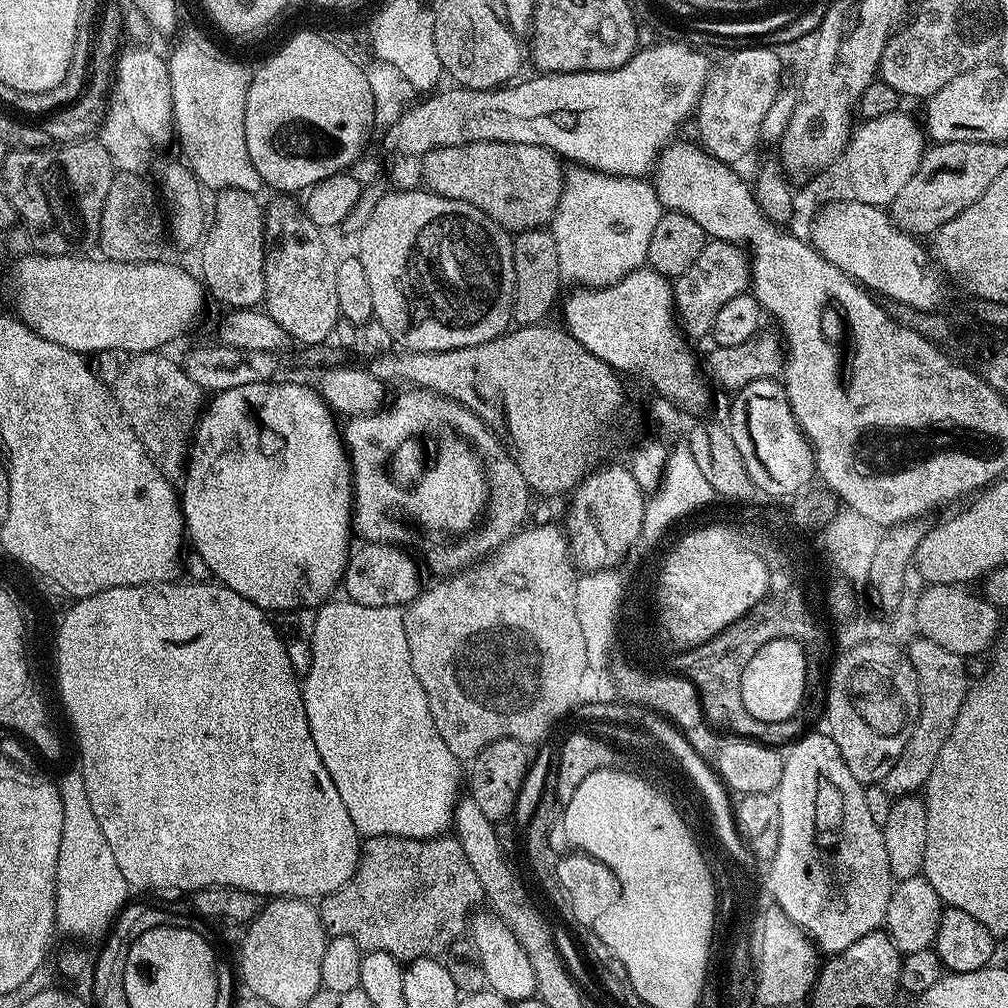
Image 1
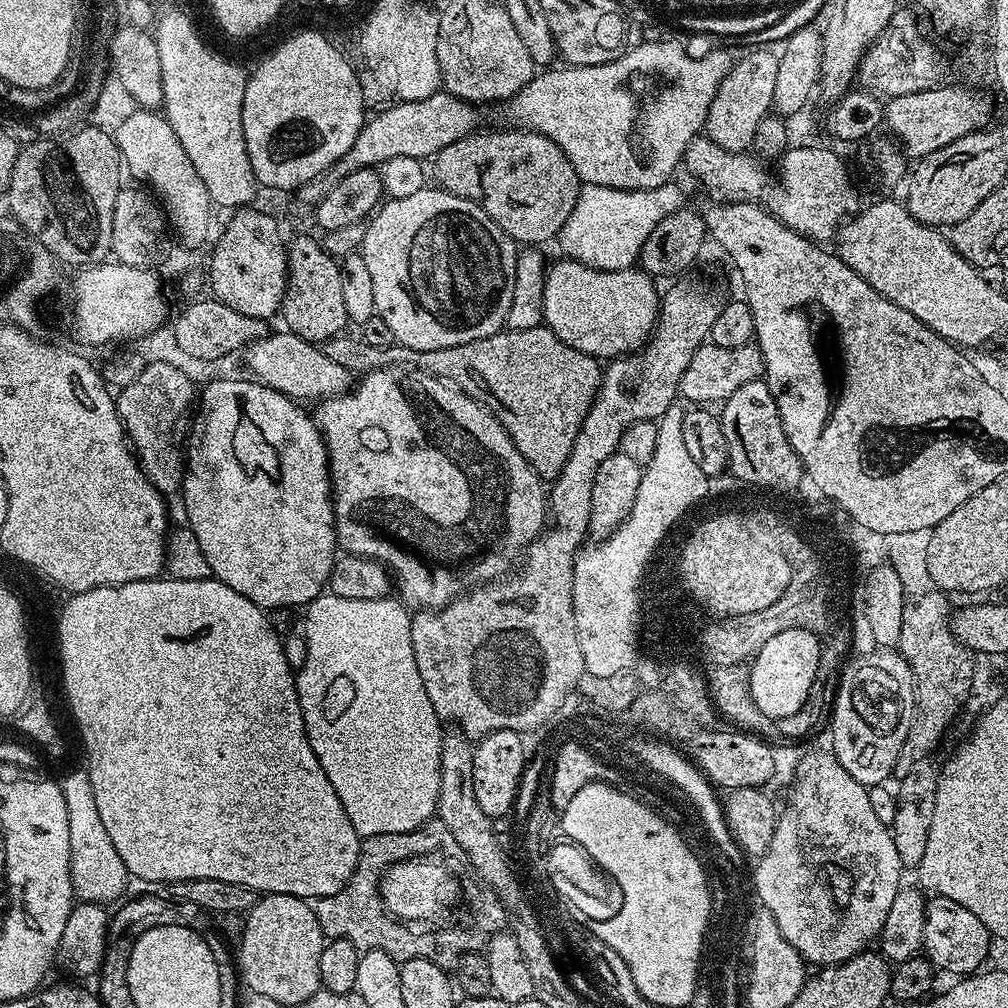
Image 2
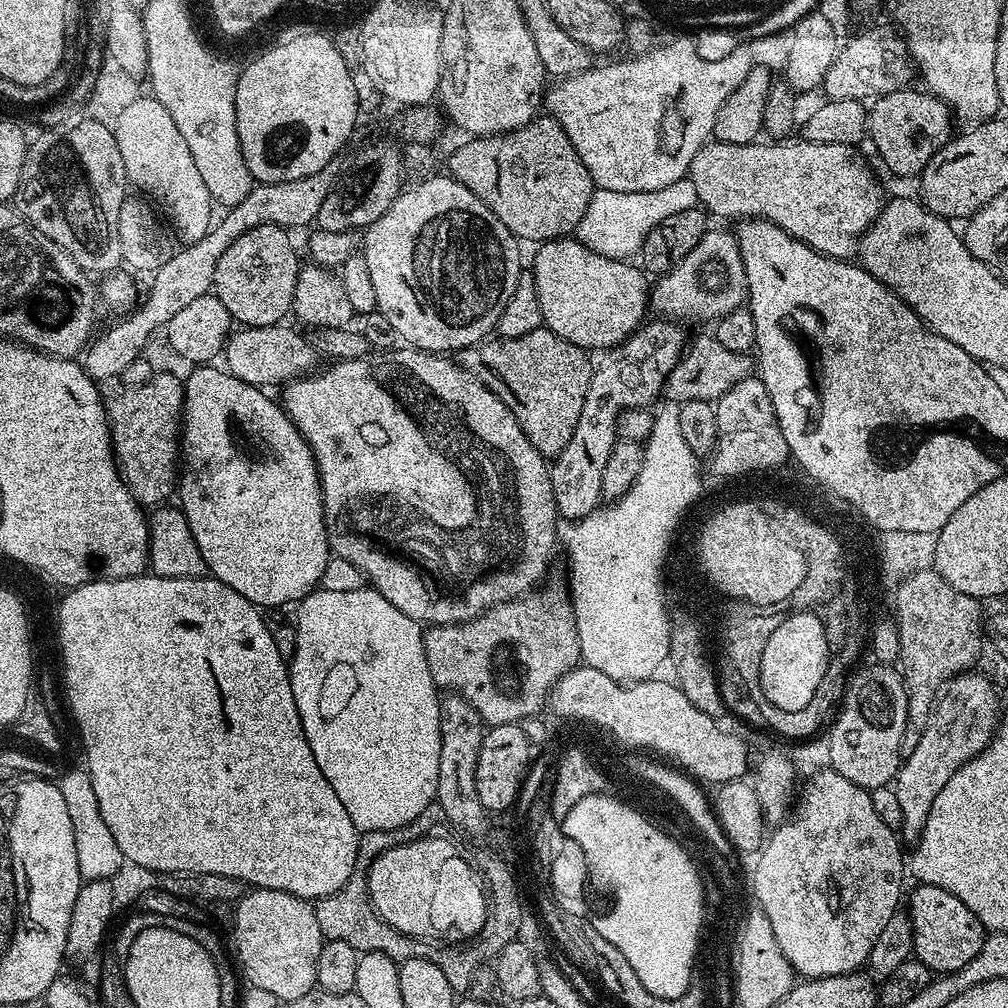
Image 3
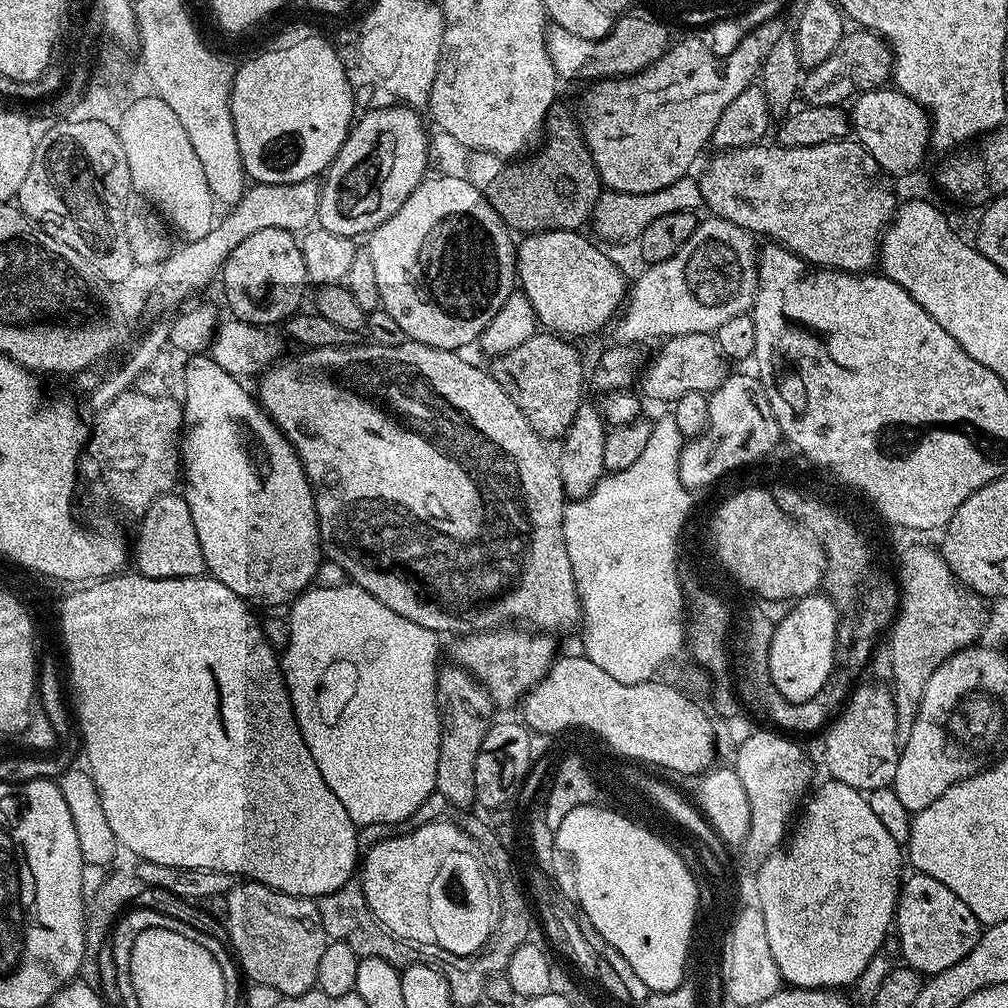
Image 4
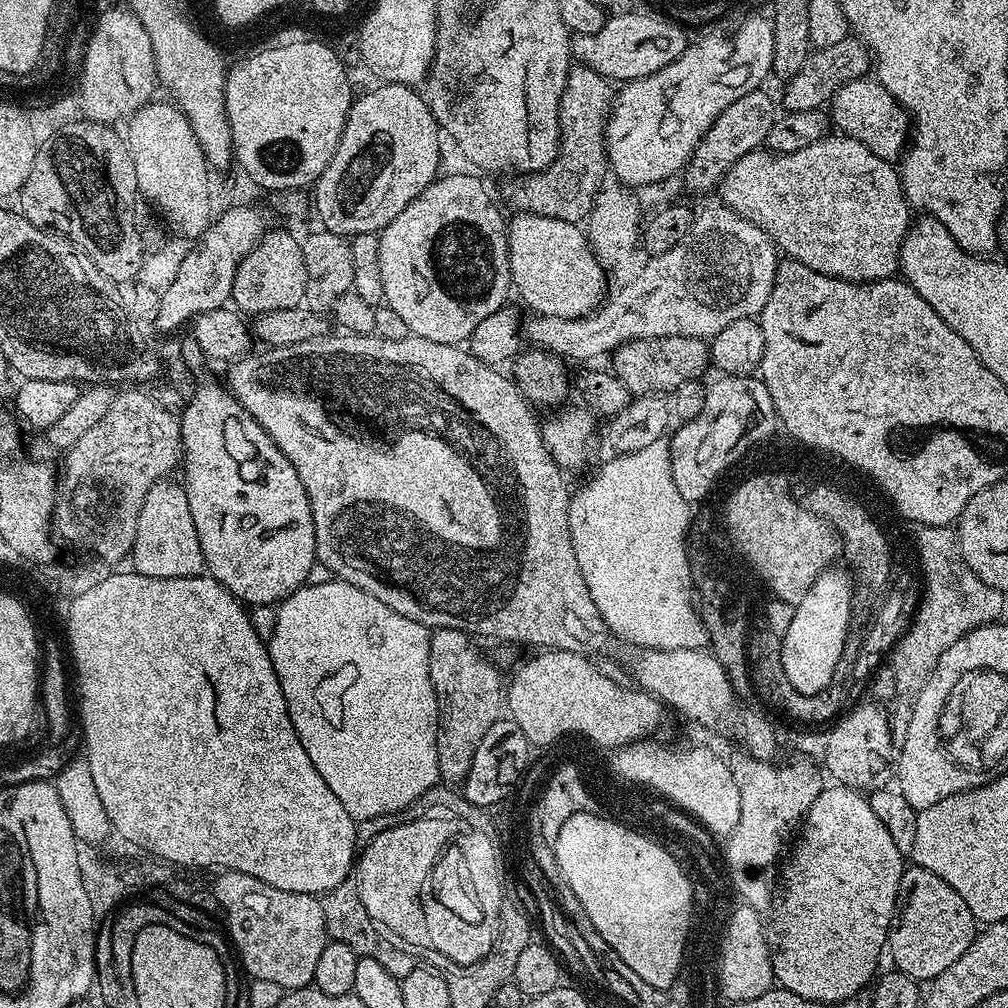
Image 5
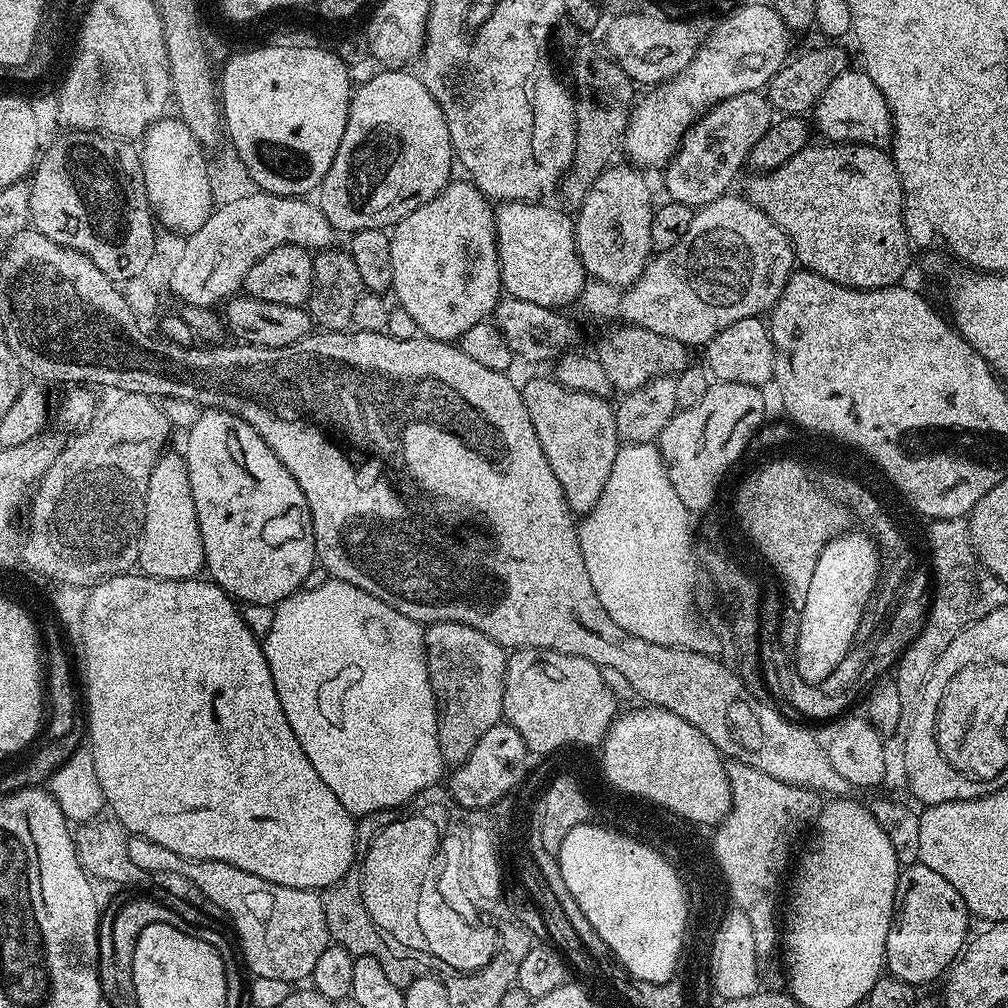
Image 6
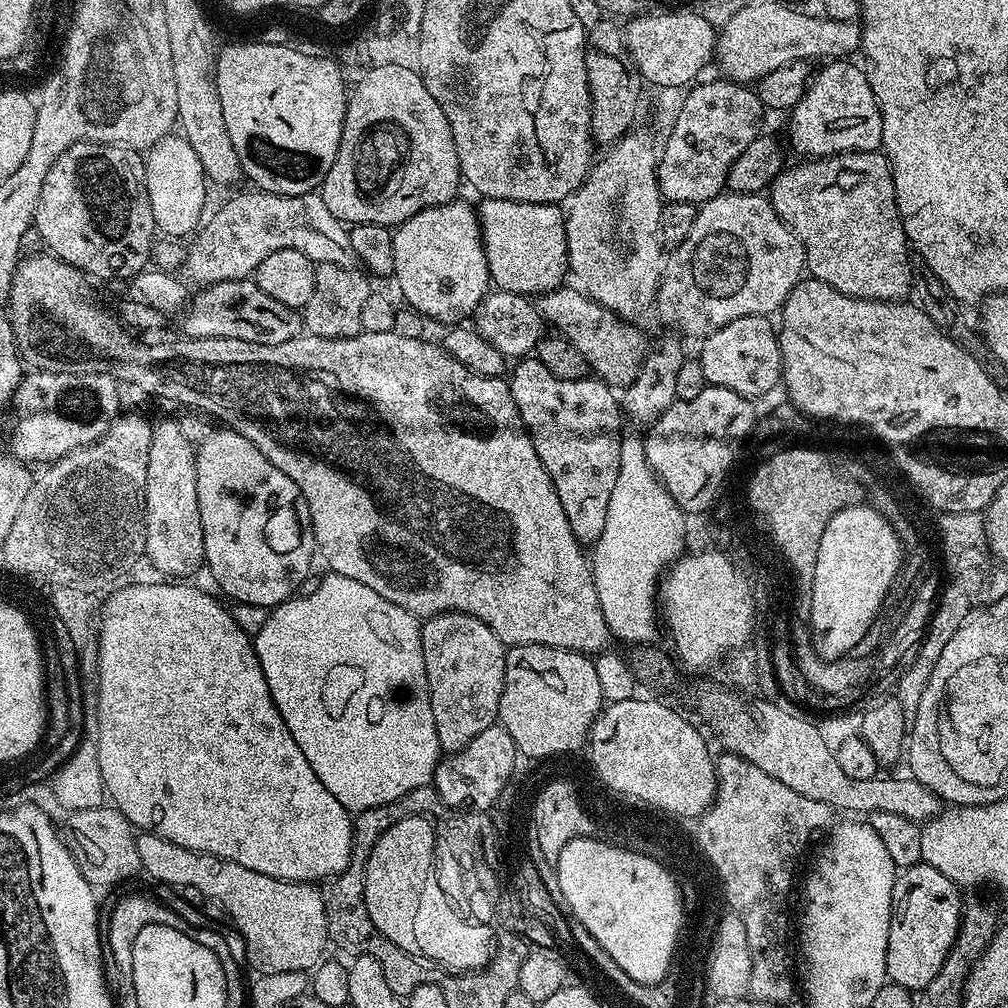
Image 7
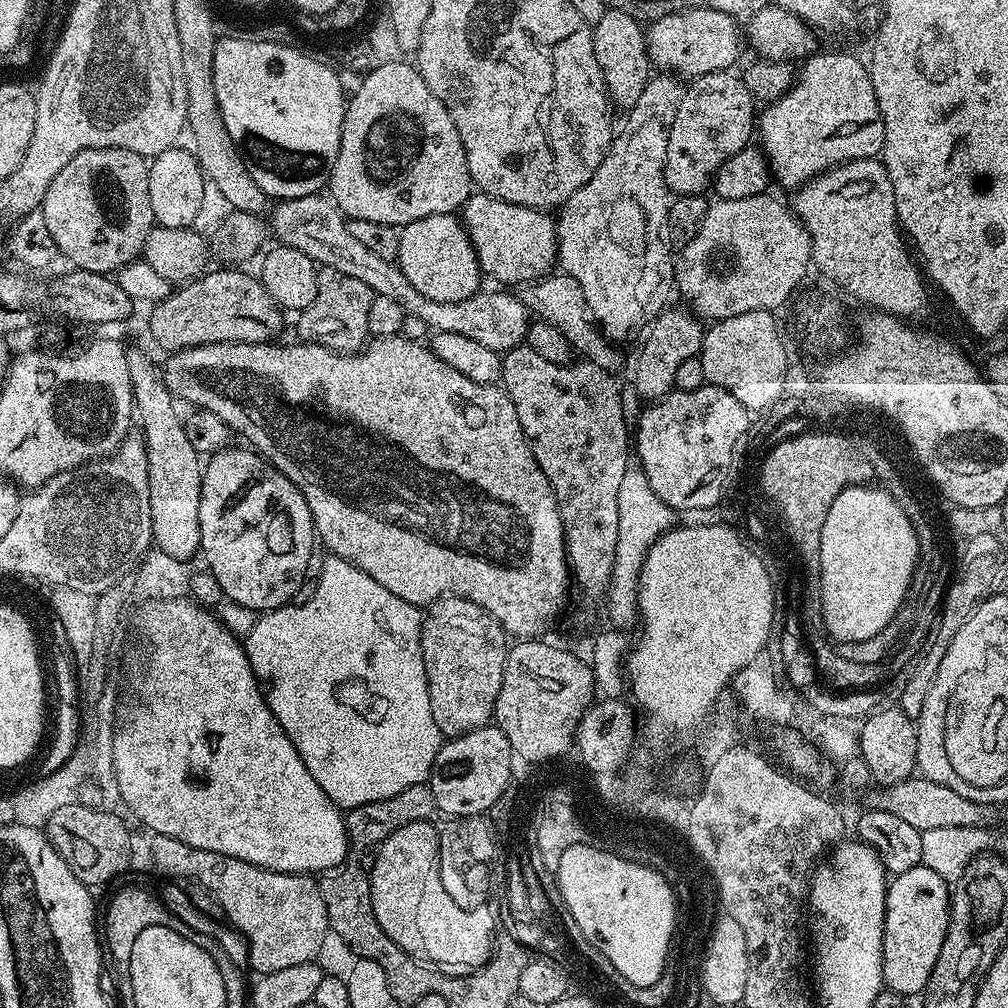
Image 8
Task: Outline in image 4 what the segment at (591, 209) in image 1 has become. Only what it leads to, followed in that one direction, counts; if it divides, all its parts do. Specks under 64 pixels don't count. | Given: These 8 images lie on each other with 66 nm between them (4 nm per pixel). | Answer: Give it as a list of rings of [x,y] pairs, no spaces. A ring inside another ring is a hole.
[[[691,175],[684,176],[678,182],[666,186],[662,190],[653,192],[614,192],[604,190],[596,202],[596,208],[592,212],[591,227],[596,227],[596,232],[604,240],[632,240],[635,241],[657,218],[662,214],[674,214],[675,212],[696,212],[703,205],[702,190],[699,179]]]

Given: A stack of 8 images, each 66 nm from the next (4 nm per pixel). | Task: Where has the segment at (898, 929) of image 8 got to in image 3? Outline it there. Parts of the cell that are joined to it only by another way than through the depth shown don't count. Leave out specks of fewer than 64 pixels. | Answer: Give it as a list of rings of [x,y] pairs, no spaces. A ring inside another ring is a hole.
[[[917,883],[912,897],[907,897],[906,913],[912,924],[913,944],[912,951],[915,959],[921,960],[933,974],[943,974],[962,970],[978,950],[982,950],[982,942],[986,930],[982,922],[950,890],[942,890],[942,886],[930,886]],[[908,904],[908,907],[907,907]]]

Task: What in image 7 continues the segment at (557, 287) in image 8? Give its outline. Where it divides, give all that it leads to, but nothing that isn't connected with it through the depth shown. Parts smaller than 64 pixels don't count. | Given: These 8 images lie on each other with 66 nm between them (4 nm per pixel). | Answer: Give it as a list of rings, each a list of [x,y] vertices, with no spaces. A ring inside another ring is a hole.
[[[561,286],[552,292],[542,292],[535,297],[534,303],[537,310],[540,312],[540,317],[544,319],[545,325],[552,324],[557,333],[563,336],[565,340],[571,342],[574,350],[578,350],[578,354],[582,354],[584,361],[588,363],[589,369],[605,384],[611,384],[613,389],[623,390],[628,385],[636,381],[638,370],[642,366],[644,357],[650,351],[650,340],[643,336],[638,329],[635,328],[635,323],[629,322],[627,319],[621,318],[617,313],[611,312],[609,308],[603,308],[598,301],[593,300],[587,292],[579,287],[568,288],[569,286]]]

